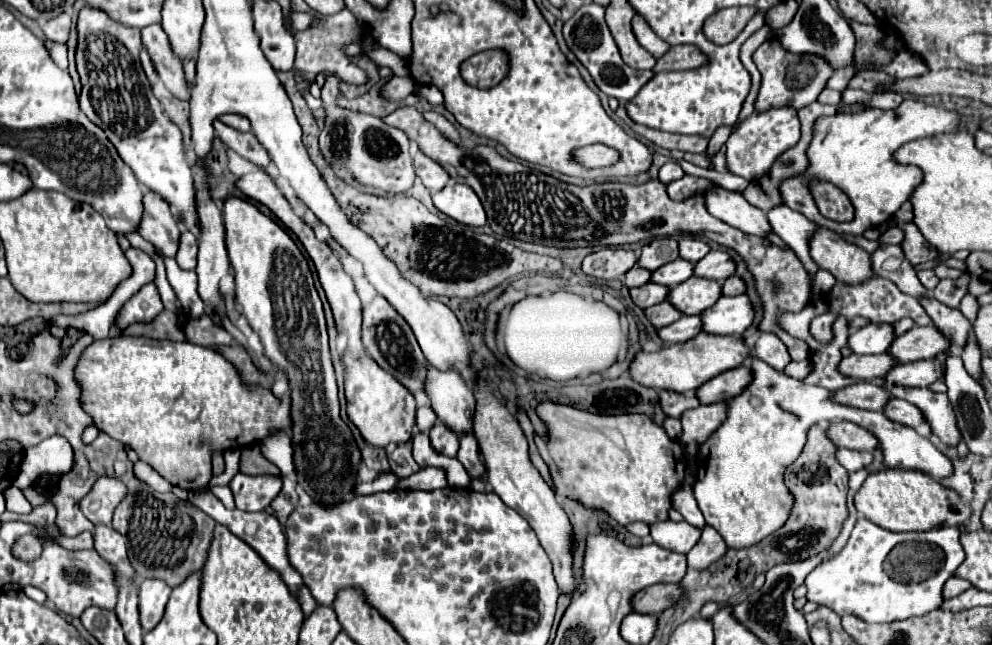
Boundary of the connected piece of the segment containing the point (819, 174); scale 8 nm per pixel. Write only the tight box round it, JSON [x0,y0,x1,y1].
[779,100,962,236]

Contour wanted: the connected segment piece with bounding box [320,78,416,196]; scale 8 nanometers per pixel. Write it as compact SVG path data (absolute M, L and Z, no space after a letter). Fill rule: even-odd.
M328 78L322 88L322 104L326 110L324 128L320 132L322 156L328 162L342 162L354 176L354 180L358 180L362 186L382 190L390 196L400 196L408 192L416 180L414 160L410 154L410 140L404 136L402 130L390 128L376 116L340 108L336 104L338 96L340 92L336 78Z

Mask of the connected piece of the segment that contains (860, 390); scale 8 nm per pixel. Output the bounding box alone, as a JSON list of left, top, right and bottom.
[830,382,888,410]

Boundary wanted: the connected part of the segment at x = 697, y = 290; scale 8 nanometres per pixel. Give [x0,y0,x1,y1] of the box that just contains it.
[668,278,722,316]

